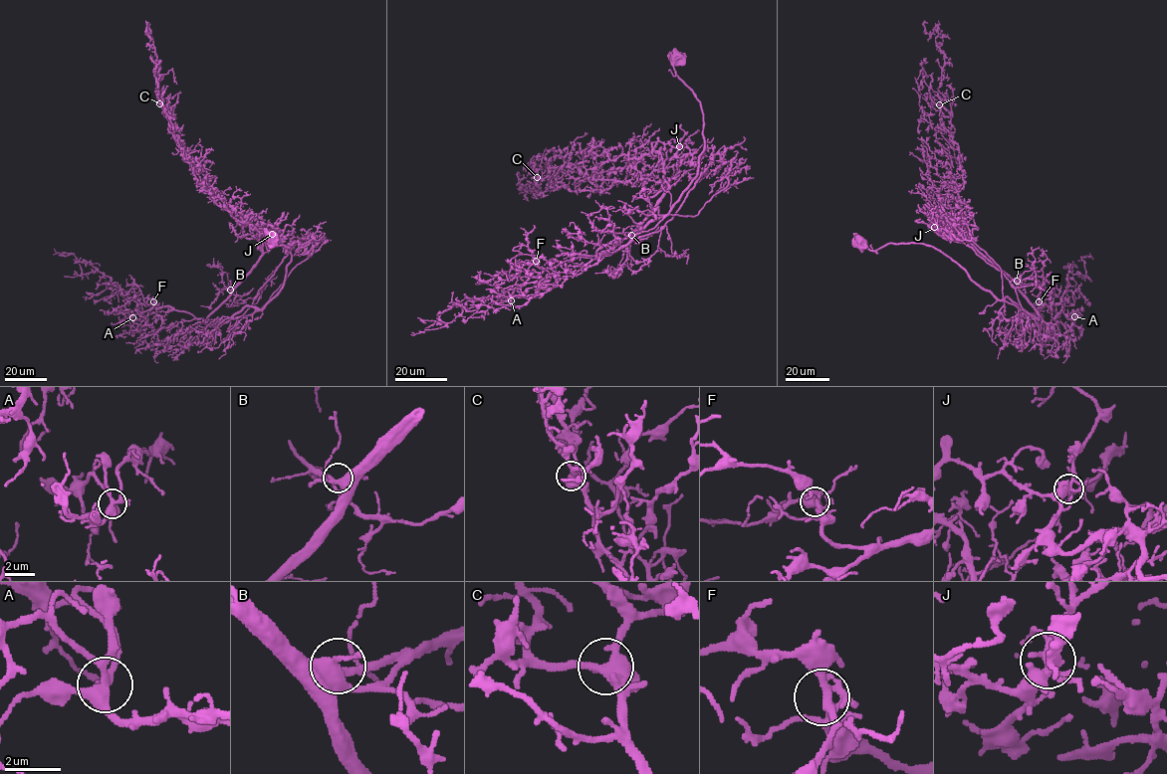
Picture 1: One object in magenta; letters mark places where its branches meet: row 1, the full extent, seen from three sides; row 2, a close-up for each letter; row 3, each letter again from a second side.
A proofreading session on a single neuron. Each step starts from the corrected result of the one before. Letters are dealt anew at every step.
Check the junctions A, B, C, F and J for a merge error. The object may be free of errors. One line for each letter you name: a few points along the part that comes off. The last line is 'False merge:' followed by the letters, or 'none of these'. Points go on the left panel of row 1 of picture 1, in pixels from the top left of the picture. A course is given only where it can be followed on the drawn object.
False merge: none of these

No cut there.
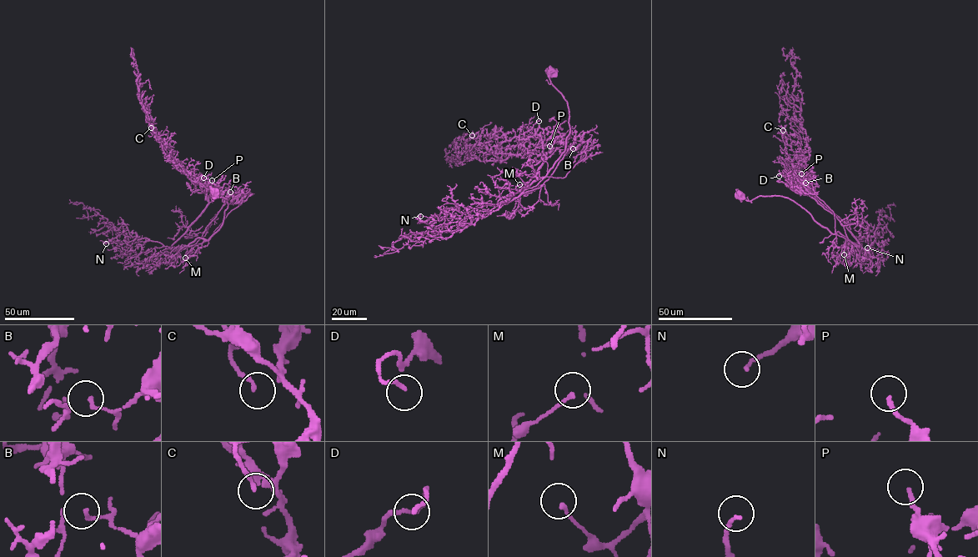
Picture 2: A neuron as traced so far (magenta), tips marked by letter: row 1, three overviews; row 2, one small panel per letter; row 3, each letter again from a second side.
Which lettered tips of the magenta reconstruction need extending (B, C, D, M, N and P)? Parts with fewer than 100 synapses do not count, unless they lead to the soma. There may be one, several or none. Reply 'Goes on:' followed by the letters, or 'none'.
Goes on: none

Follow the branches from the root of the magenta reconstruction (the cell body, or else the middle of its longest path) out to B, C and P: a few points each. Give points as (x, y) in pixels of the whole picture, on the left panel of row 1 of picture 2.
B: (214, 193), (213, 198), (226, 198), (228, 208), (223, 223), (208, 240), (242, 202), (230, 192)
C: (214, 193), (213, 198), (228, 200), (223, 223), (208, 240), (173, 250), (208, 198), (151, 127)
P: (214, 193), (213, 198), (228, 200), (223, 223), (208, 240), (197, 238), (173, 250), (207, 206), (212, 180)

